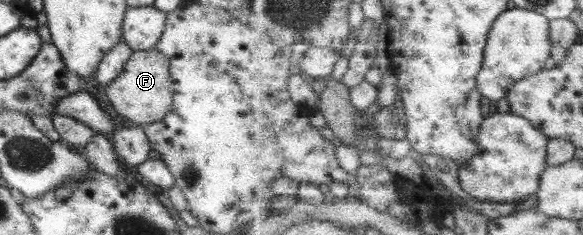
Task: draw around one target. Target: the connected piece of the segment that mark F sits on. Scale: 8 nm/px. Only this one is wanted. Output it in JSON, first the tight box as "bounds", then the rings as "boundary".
{"bounds":[103,48,172,126],"boundary":[[[155,48],[132,52],[121,74],[103,88],[113,110],[139,126],[159,122],[169,112],[172,100],[168,67],[169,60]]]}

